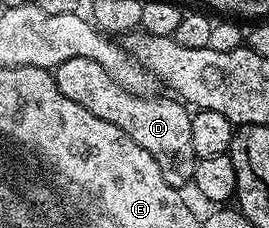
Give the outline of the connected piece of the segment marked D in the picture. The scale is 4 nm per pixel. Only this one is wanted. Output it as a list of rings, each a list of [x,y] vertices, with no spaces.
[[[86,57],[67,59],[59,63],[52,74],[59,91],[63,91],[67,99],[79,103],[79,107],[87,107],[91,115],[99,115],[99,119],[115,123],[115,127],[131,135],[131,139],[135,139],[135,143],[139,143],[143,151],[151,151],[171,185],[180,186],[181,181],[188,182],[192,178],[195,158],[191,147],[191,113],[180,100],[167,95],[149,97],[150,95],[132,93],[130,89],[124,89],[119,82],[111,79],[111,75],[107,75],[107,71],[103,71],[103,67],[95,63],[95,59]]]

